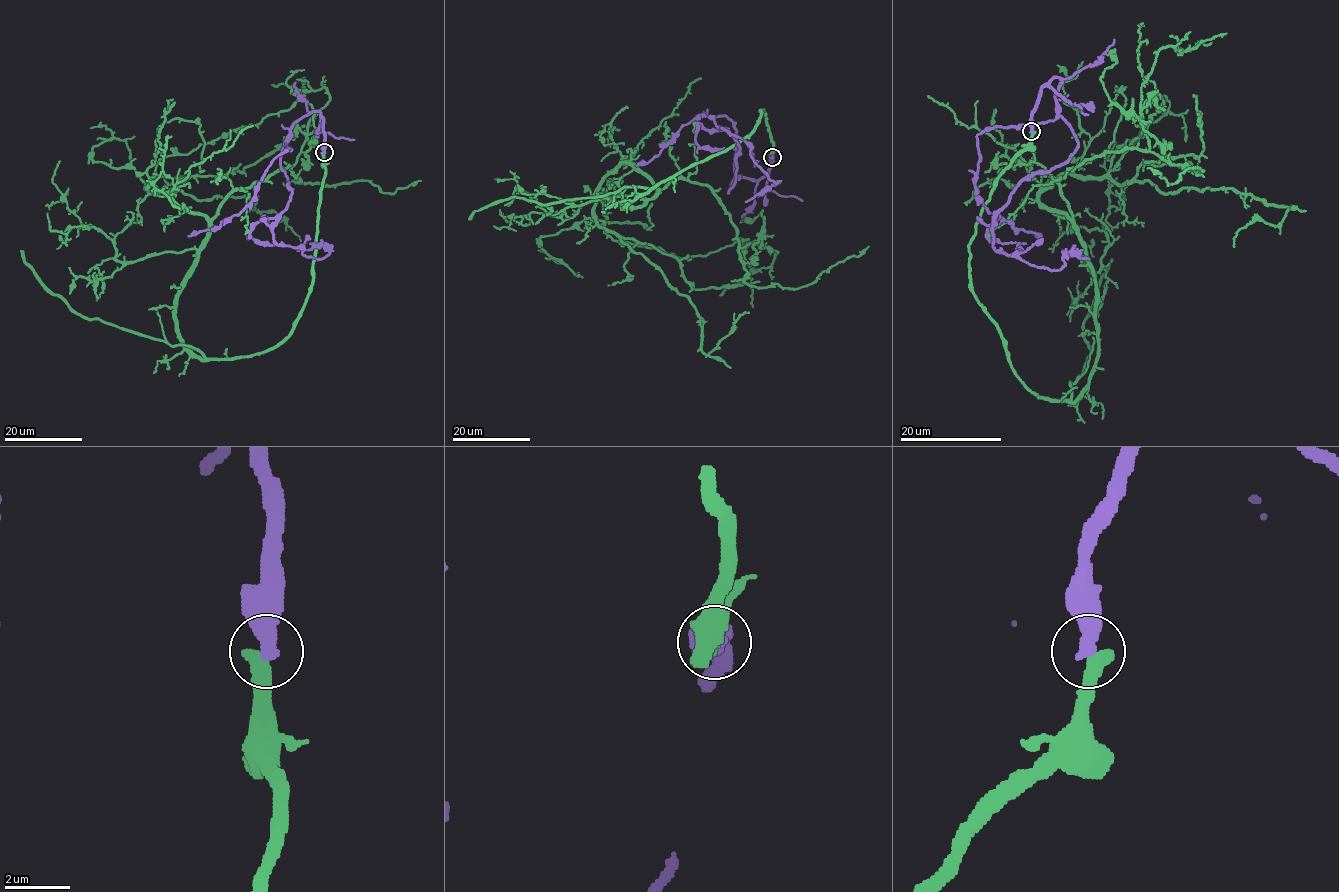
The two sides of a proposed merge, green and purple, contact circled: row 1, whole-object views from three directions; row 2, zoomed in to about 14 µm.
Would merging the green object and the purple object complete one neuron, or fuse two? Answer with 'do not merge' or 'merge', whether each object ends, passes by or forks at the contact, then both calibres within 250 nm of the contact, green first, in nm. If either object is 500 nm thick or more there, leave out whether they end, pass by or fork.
do not merge; 550 nm thick on the green side, 550 nm on the other

